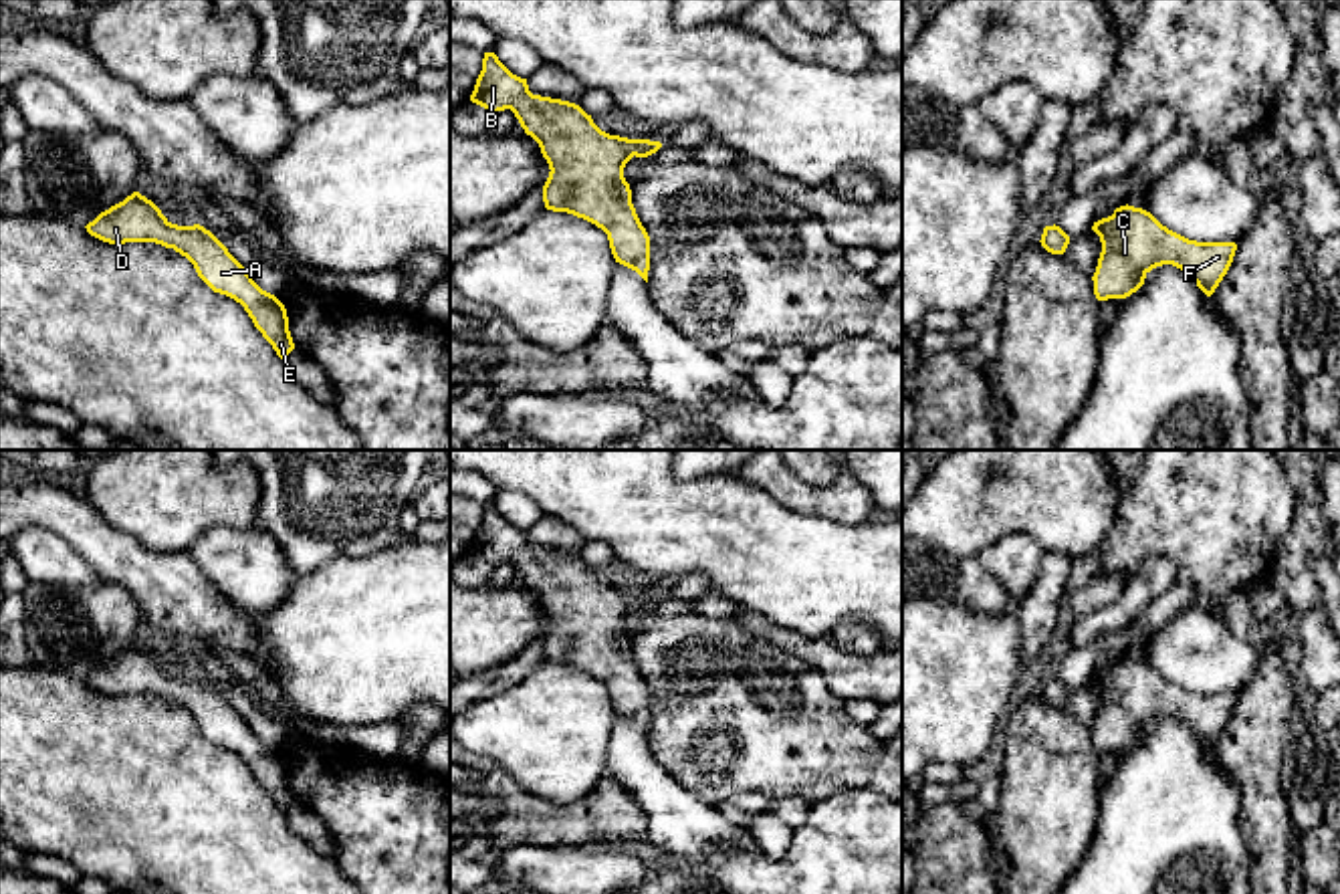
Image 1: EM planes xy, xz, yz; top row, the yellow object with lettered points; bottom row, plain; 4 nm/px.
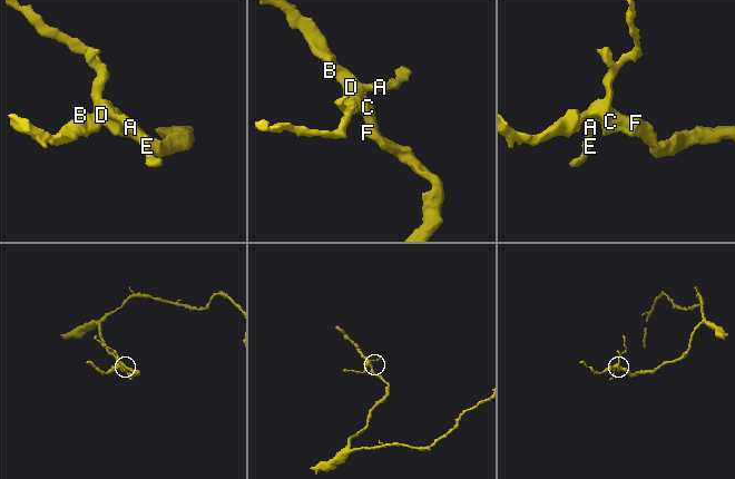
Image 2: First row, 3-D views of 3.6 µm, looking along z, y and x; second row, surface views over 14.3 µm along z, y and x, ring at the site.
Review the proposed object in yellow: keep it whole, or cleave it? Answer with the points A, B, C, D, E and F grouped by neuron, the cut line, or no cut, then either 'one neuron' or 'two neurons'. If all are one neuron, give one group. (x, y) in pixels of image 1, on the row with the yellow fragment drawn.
groups A B C D E F; cut none; one neuron

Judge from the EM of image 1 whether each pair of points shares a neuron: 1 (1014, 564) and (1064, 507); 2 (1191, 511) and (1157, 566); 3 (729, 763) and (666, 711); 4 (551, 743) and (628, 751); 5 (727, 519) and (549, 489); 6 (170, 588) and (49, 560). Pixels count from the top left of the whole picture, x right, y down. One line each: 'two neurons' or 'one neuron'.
1: two neurons
2: two neurons
3: one neuron
4: two neurons
5: one neuron
6: two neurons

